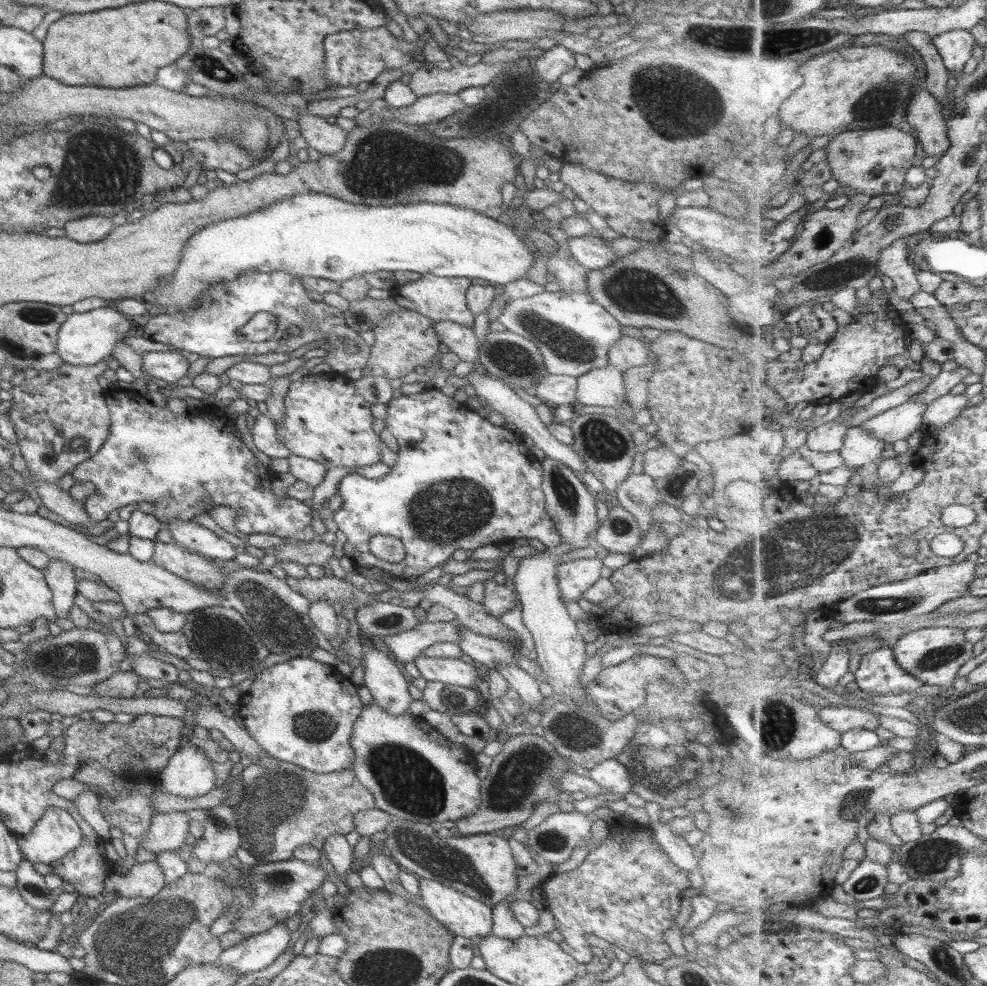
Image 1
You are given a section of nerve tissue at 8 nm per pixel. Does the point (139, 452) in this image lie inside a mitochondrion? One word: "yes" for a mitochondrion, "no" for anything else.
yes

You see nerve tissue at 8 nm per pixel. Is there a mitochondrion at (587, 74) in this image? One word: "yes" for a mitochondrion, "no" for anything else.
no

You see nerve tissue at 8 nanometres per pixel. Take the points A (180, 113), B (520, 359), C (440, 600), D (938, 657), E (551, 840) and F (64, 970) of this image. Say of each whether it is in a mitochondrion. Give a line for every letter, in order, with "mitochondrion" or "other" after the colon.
A: other
B: mitochondrion
C: other
D: mitochondrion
E: mitochondrion
F: other

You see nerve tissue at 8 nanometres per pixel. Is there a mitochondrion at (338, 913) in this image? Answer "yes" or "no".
no

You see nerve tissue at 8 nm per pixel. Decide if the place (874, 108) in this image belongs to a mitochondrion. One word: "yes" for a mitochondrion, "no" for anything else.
yes

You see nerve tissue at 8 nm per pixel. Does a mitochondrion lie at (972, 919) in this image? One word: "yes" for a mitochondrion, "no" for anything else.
no

